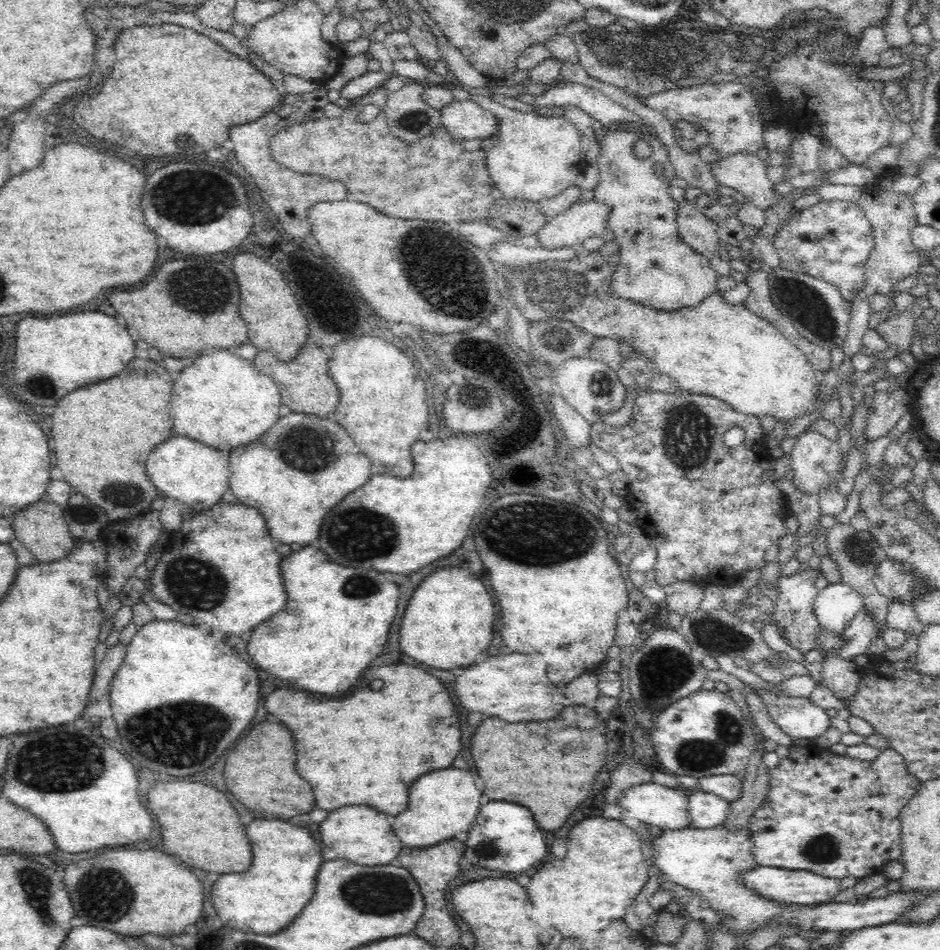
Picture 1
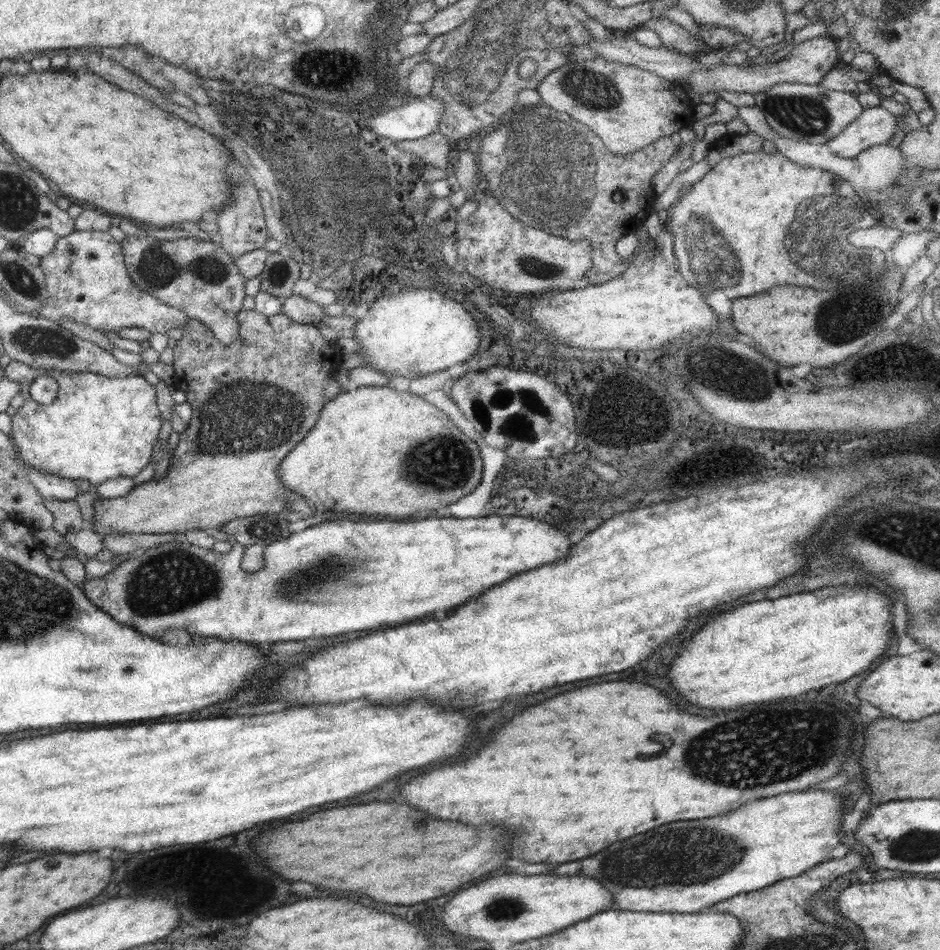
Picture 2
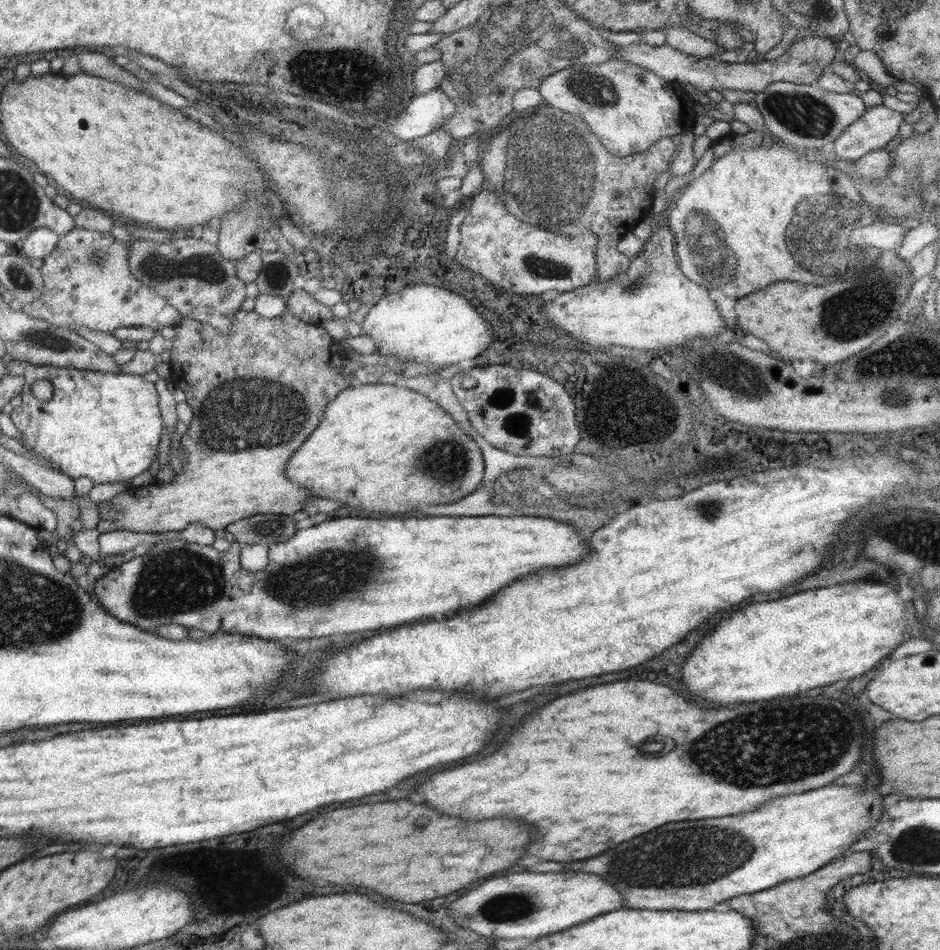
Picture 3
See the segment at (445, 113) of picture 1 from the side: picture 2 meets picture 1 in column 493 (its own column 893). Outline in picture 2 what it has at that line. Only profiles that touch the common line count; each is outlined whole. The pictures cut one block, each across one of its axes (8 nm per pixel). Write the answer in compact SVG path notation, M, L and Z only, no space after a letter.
M882 106L864 109L841 134L828 141L828 148L842 158L856 158L866 148L886 144L898 126L901 116L896 116Z

